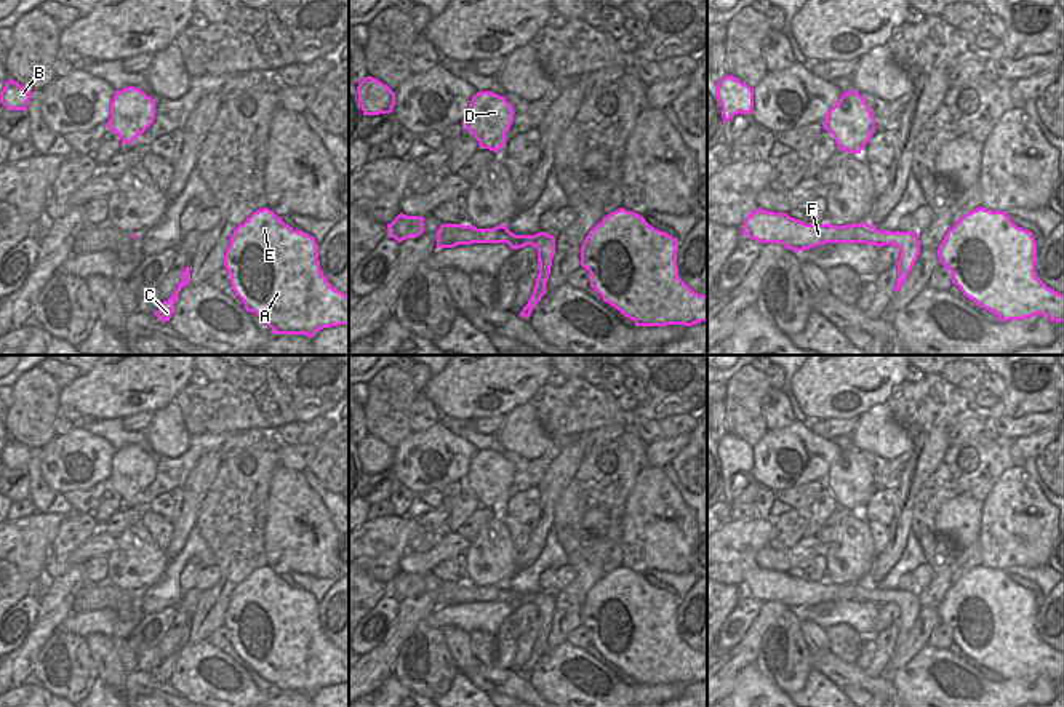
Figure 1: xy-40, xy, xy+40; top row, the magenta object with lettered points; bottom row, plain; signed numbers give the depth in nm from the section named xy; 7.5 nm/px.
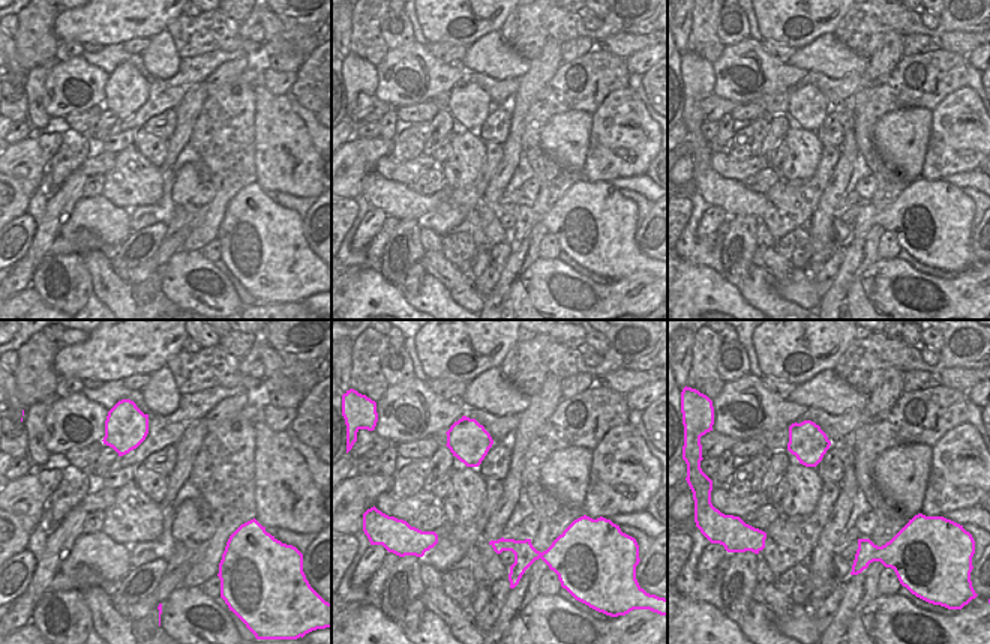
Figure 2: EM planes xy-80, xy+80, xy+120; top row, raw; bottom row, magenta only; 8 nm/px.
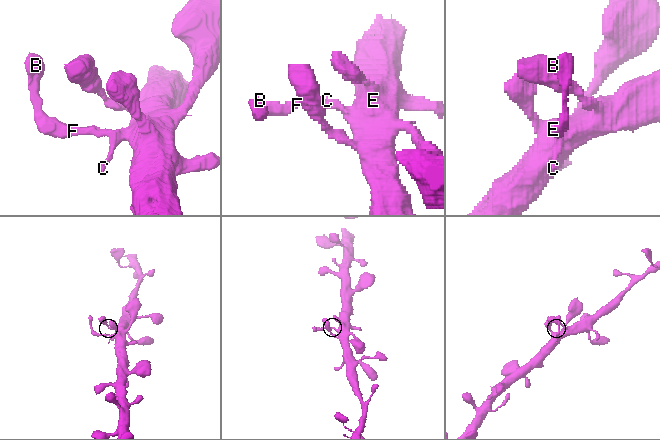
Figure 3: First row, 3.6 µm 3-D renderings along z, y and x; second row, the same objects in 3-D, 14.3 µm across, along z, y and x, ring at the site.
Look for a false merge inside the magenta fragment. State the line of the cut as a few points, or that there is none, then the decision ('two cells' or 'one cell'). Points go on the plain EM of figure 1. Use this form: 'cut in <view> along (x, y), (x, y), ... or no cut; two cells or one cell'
cut in xy+40 along (876, 586), (871, 599), (866, 602); two cells

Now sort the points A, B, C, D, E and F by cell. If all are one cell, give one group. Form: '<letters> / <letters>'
A C D E / B F

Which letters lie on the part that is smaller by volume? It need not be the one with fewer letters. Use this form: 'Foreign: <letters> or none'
Foreign: B, F

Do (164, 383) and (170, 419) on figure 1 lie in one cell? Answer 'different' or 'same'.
different

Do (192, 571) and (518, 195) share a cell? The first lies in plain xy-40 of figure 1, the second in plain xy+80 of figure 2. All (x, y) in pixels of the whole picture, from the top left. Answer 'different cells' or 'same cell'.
same cell

